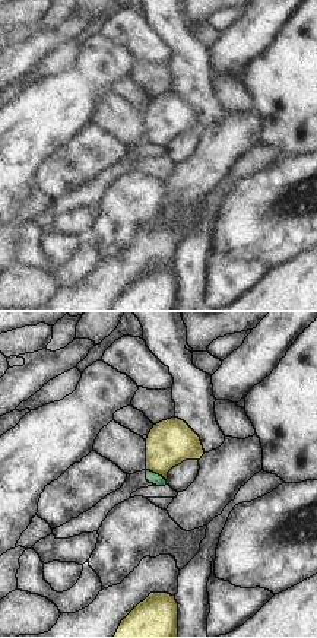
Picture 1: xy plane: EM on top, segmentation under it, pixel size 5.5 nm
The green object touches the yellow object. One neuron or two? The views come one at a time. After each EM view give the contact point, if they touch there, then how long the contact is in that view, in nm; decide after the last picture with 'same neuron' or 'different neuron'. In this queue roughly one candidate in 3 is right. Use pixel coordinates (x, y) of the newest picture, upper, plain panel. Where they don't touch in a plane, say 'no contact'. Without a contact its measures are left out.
contact (155, 146); length 130 nm

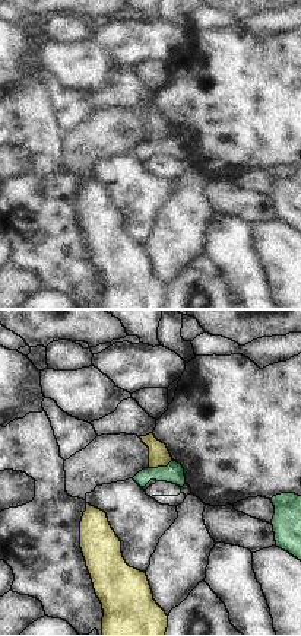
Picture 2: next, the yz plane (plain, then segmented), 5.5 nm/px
contact (159, 140); length 150 nm

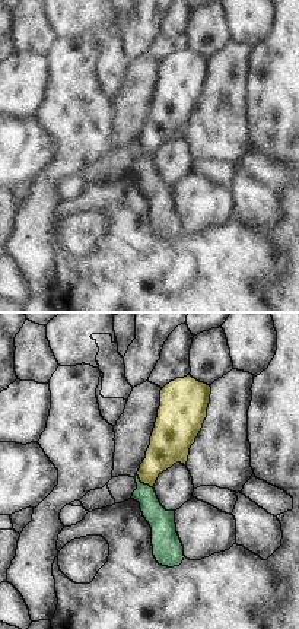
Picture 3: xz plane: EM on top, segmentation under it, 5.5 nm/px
contact (143, 156); length 120 nm

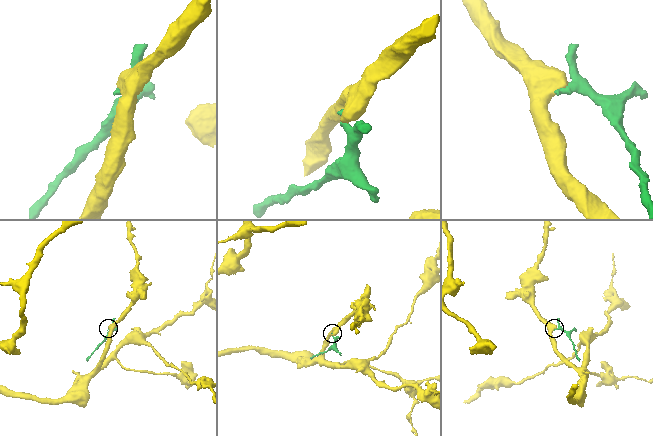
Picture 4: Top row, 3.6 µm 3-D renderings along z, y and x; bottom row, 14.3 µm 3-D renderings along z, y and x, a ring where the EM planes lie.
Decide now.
different neuron

